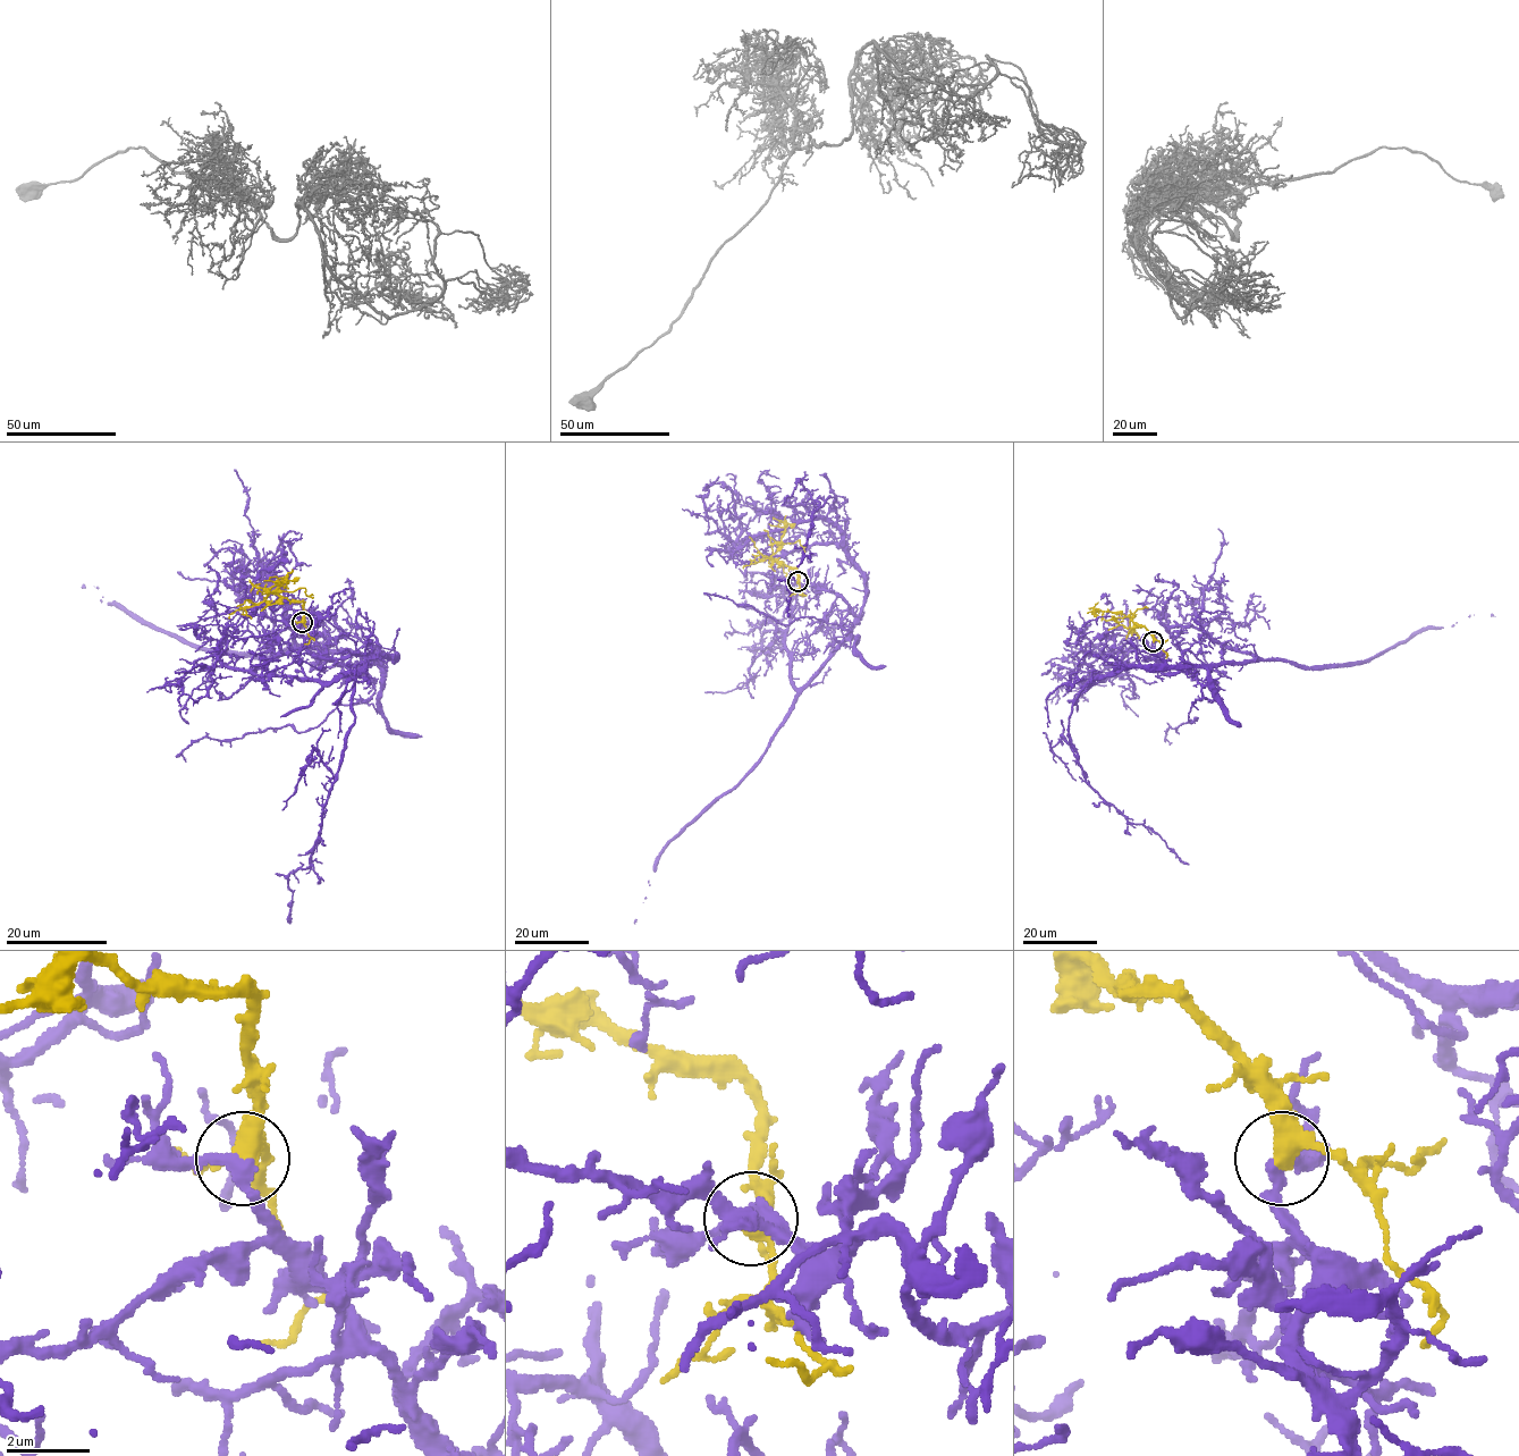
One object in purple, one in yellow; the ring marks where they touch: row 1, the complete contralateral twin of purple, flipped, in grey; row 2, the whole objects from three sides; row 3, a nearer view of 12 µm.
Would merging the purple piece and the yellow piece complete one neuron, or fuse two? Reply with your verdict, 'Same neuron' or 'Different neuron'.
Same neuron

